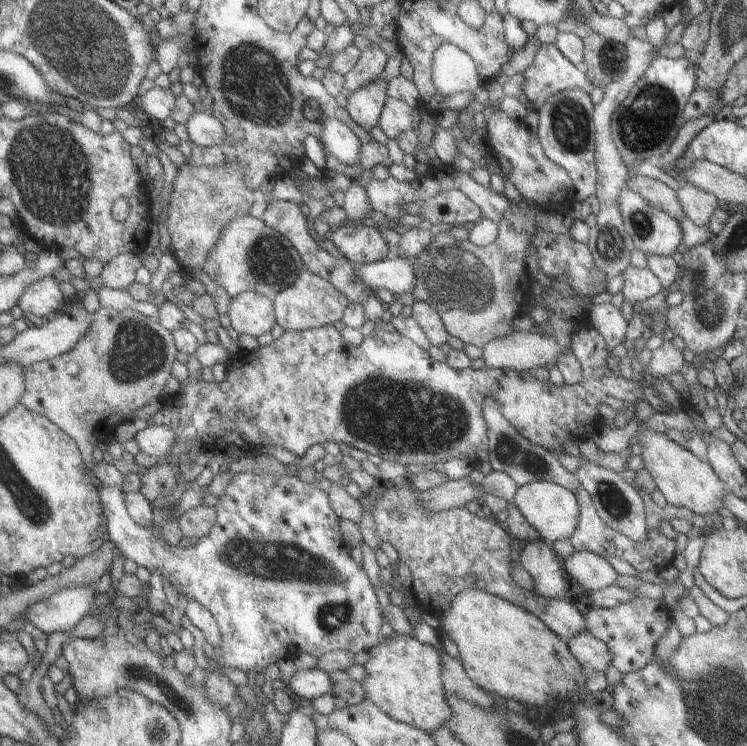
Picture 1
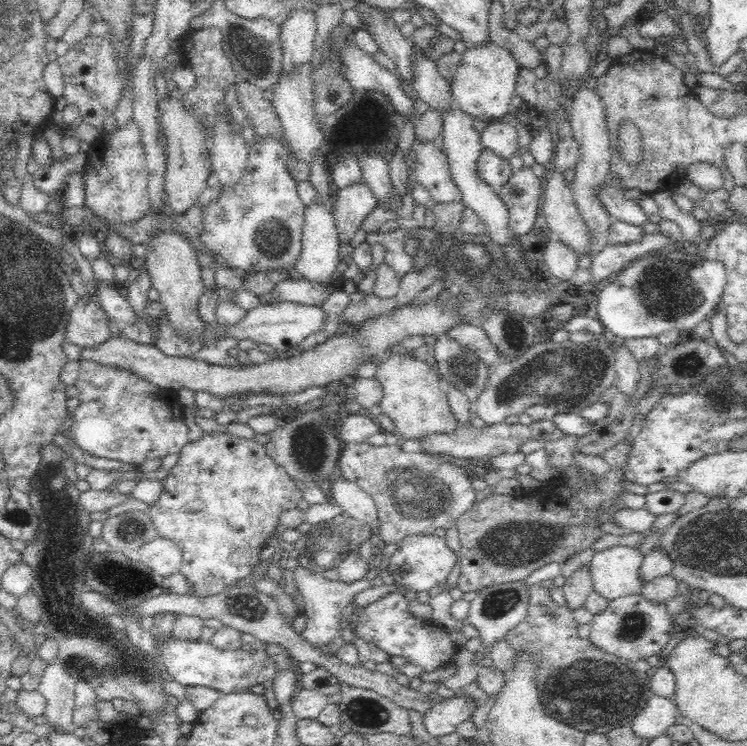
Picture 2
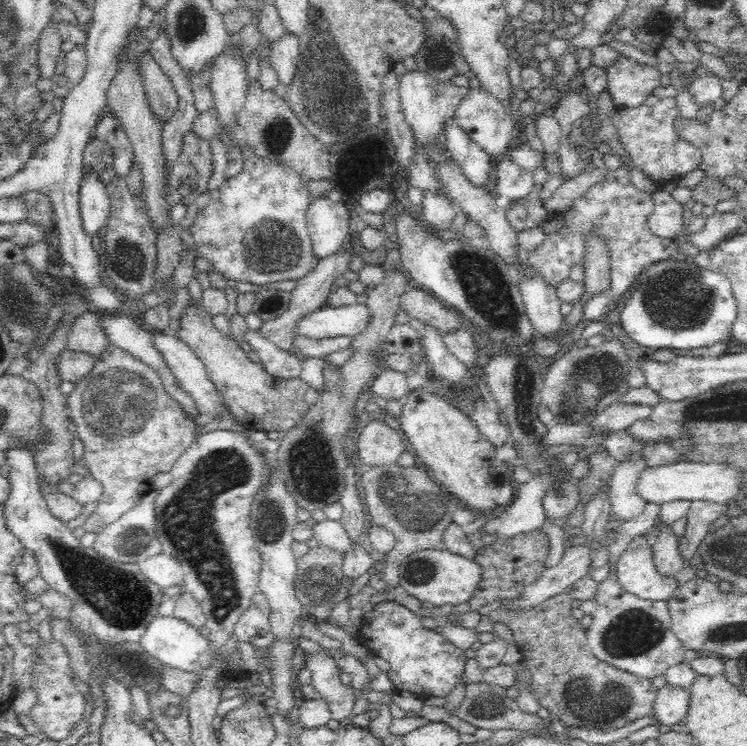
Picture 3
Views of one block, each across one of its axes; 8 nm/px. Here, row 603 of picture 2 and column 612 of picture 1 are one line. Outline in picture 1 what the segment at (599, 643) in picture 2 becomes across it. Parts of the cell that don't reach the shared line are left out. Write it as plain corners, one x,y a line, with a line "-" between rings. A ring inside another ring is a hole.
634,597
627,603
611,609
591,608
583,612
586,632
596,640
602,641
611,652
611,665
621,674
636,672
653,660
655,645
672,622
662,600
648,597

